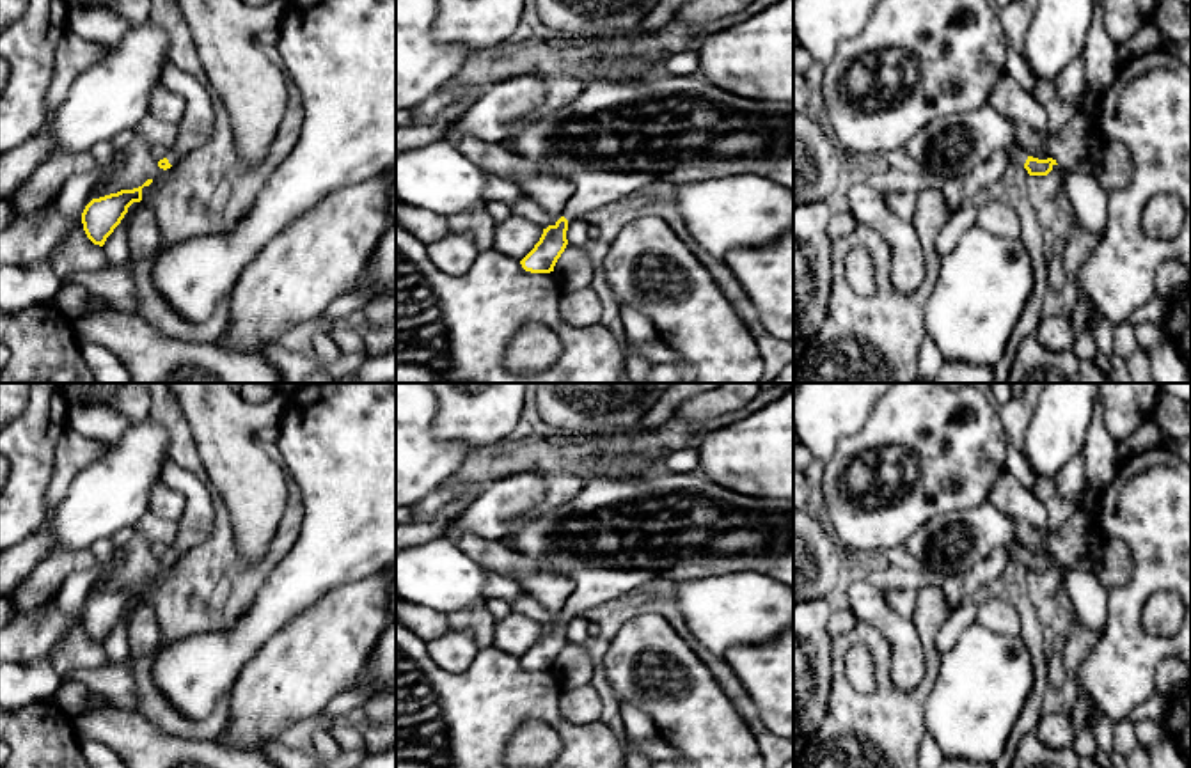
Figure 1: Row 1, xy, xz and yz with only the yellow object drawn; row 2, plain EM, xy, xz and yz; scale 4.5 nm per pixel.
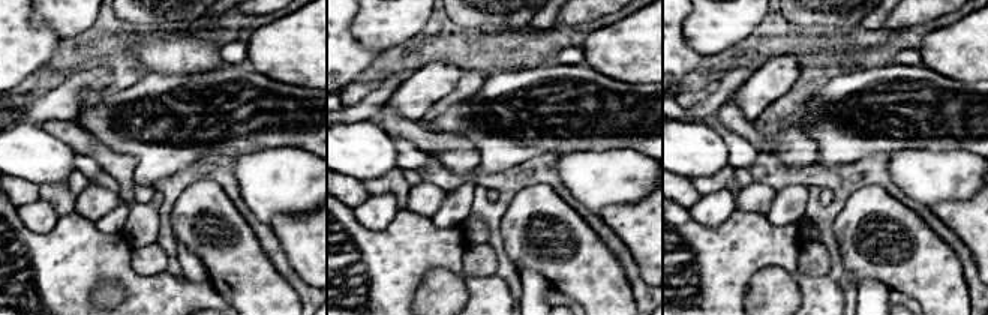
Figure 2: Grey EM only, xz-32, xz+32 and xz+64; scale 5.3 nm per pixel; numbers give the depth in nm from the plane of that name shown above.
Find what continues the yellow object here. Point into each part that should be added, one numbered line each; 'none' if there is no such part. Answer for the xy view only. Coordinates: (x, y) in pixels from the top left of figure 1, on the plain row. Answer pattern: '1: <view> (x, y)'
1: xy (196, 525)

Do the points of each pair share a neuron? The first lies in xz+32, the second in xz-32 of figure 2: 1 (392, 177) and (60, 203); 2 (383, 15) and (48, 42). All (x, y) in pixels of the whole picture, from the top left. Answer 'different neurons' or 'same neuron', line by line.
1: same neuron
2: different neurons

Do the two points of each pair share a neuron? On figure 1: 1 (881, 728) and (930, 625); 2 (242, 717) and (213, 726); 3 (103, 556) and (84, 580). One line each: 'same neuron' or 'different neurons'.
1: same neuron
2: different neurons
3: same neuron

